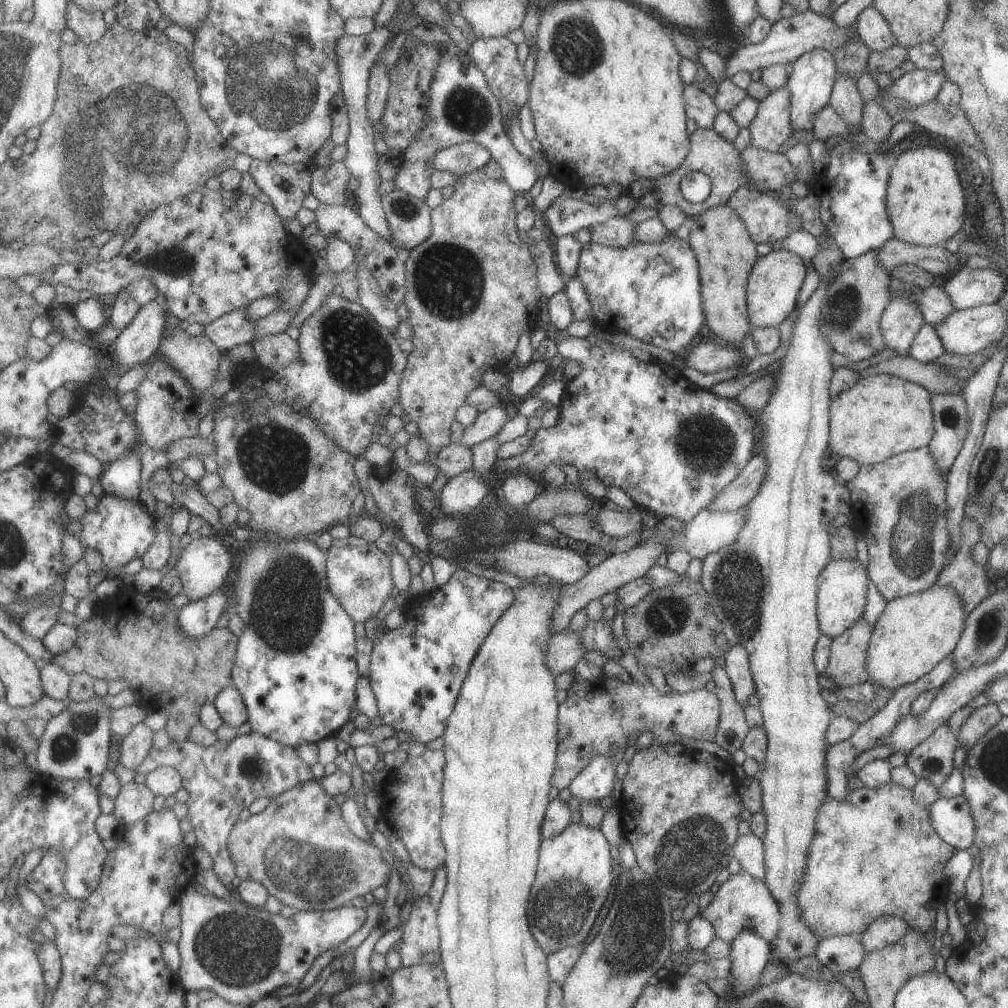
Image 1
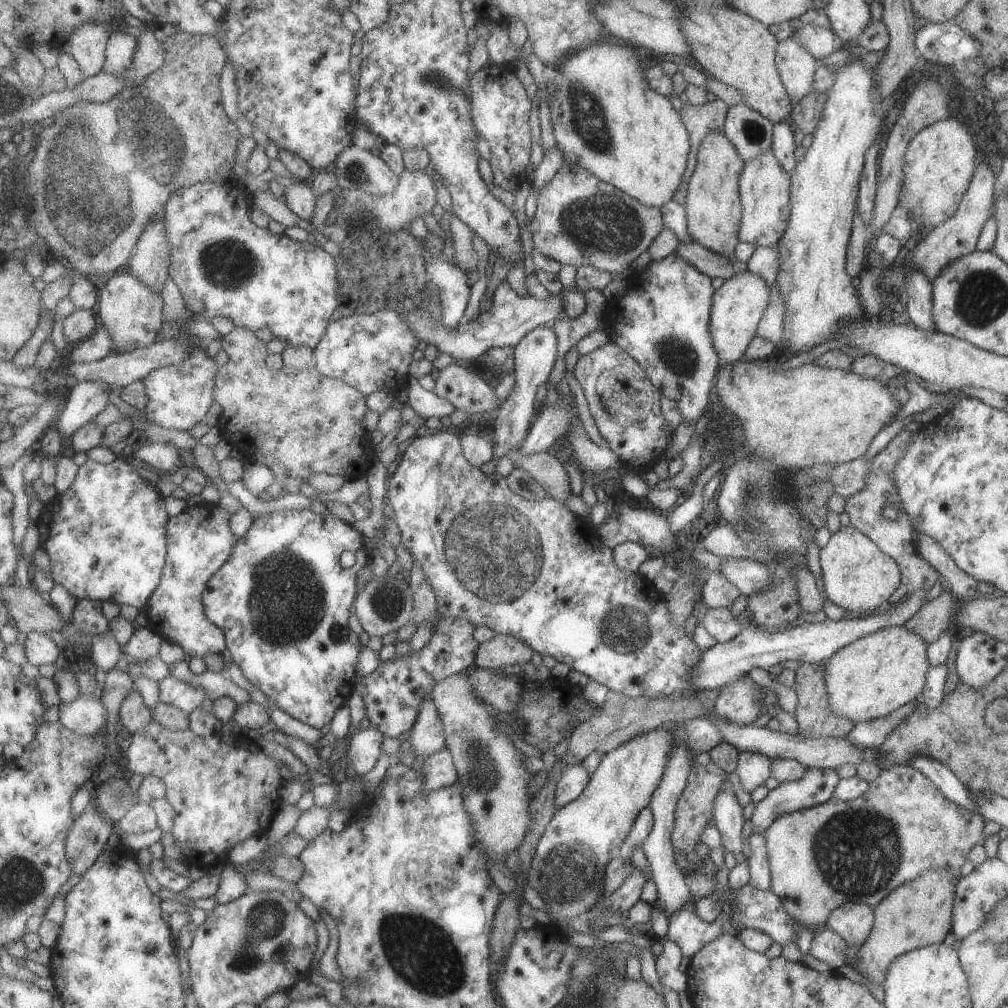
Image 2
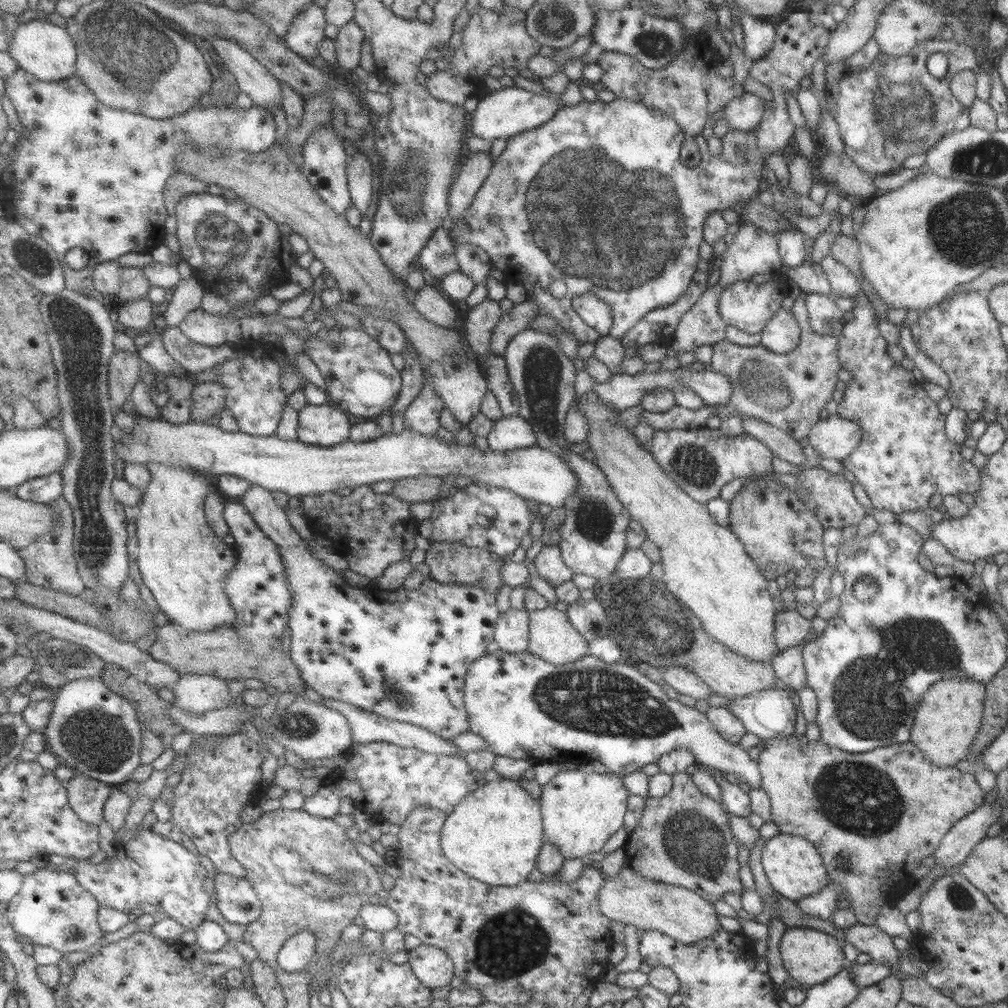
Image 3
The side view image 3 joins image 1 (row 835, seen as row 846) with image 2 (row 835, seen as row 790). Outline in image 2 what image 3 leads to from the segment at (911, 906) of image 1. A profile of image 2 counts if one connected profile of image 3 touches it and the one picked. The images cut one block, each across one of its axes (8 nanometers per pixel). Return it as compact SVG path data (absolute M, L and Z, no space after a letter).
M909 764L893 765L883 769L875 780L868 783L868 789L854 799L842 801L841 799L831 798L824 803L806 808L799 809L780 817L777 817L763 832L766 842L766 851L768 856L768 865L770 870L770 887L768 888L781 901L782 907L787 915L798 923L811 929L823 927L826 924L829 913L842 904L863 903L864 905L874 907L879 904L894 888L903 883L912 881L924 871L931 869L943 869L954 876L957 881L959 877L959 868L961 864L968 859L968 852L972 846L981 845L984 841L984 818L979 813L966 811L966 808L956 805L954 802L947 800L941 791L918 770L911 768Z

